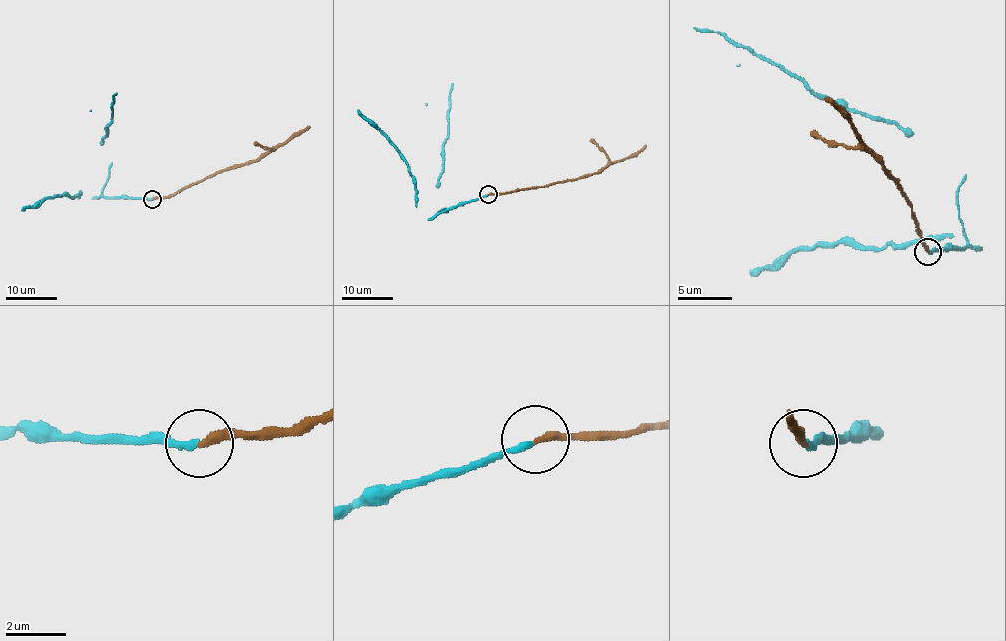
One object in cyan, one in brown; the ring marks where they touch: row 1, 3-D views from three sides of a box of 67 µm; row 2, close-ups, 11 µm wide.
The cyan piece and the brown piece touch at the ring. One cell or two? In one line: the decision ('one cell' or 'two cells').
one cell

